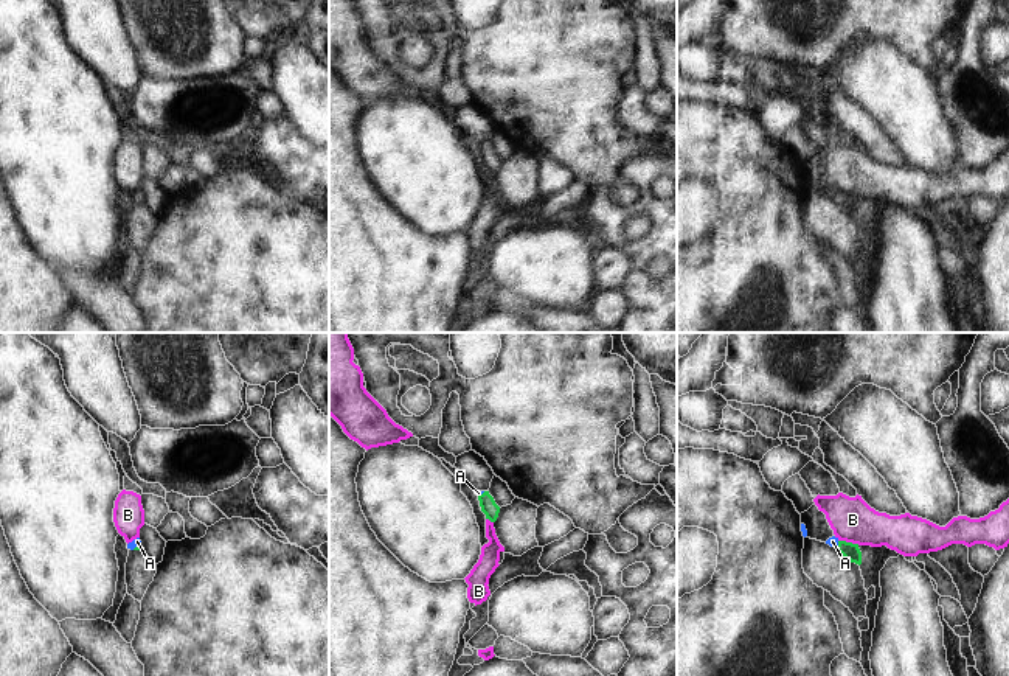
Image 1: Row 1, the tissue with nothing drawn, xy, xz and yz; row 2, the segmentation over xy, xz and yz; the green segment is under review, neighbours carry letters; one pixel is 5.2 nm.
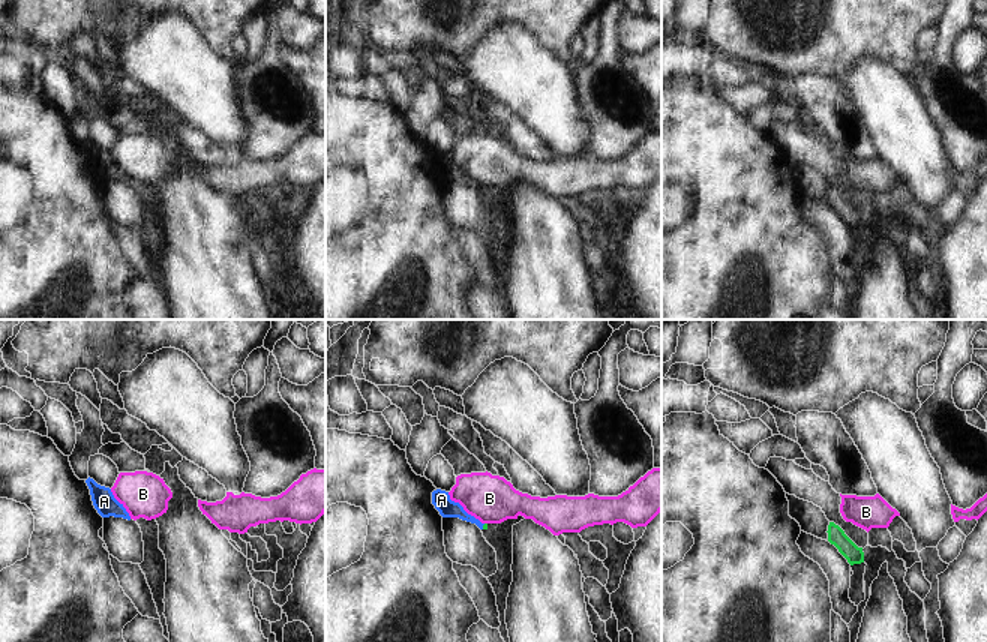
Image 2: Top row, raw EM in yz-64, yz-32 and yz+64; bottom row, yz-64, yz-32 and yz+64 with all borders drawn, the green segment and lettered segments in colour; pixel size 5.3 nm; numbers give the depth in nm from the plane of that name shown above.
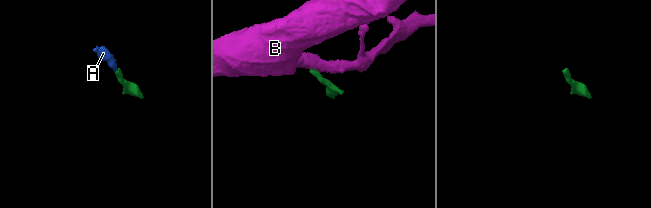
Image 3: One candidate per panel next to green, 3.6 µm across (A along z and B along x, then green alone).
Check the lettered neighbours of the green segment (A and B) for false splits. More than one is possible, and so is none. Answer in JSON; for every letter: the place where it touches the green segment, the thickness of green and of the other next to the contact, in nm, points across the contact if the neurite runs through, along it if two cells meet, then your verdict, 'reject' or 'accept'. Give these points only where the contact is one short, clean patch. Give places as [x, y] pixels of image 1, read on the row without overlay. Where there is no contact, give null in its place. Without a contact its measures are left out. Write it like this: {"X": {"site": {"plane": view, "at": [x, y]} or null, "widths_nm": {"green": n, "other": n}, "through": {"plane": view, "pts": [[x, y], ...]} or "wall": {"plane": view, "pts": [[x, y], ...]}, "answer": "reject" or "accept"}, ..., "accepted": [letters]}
{"A": {"site": {"plane": "xy", "at": [137, 198]}, "widths_nm": {"green": 30, "other": 40}, "through": {"plane": "xy", "pts": [[138, 199], [137, 198], [137, 193]]}, "answer": "accept"}, "B": {"site": {"plane": "yz", "at": [849, 195]}, "widths_nm": {"green": 90, "other": 220}, "wall": {"plane": "yz", "pts": [[839, 191], [859, 196]]}, "answer": "reject"}, "accepted": ["A"]}

